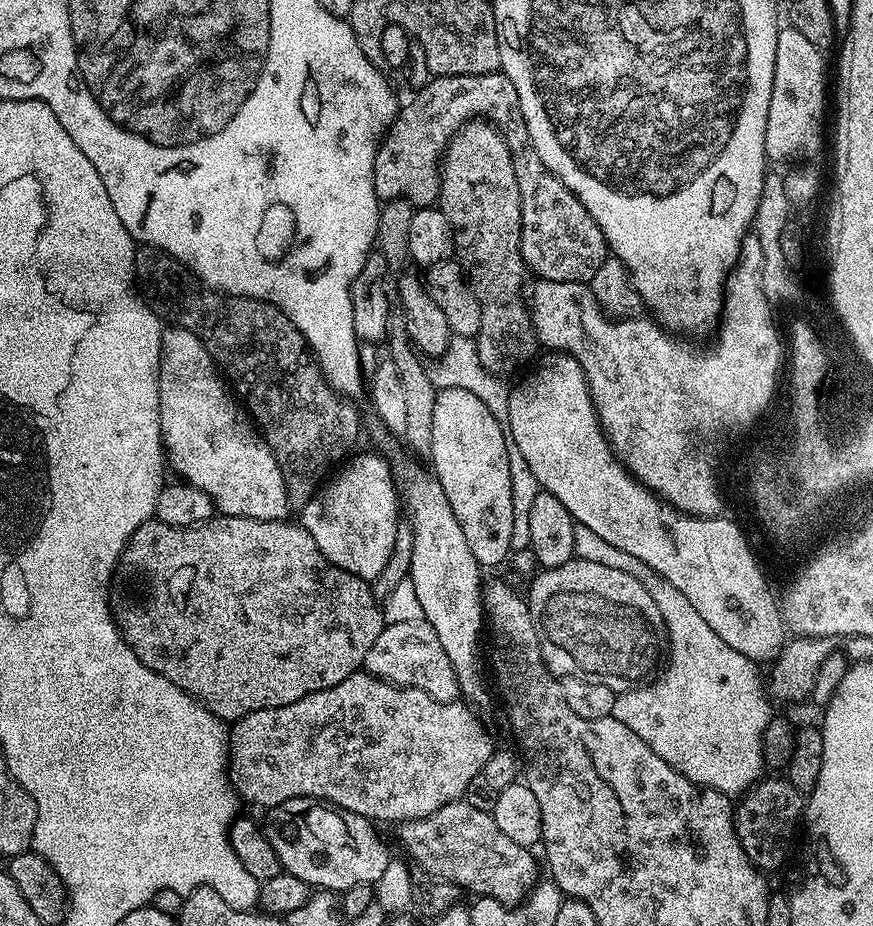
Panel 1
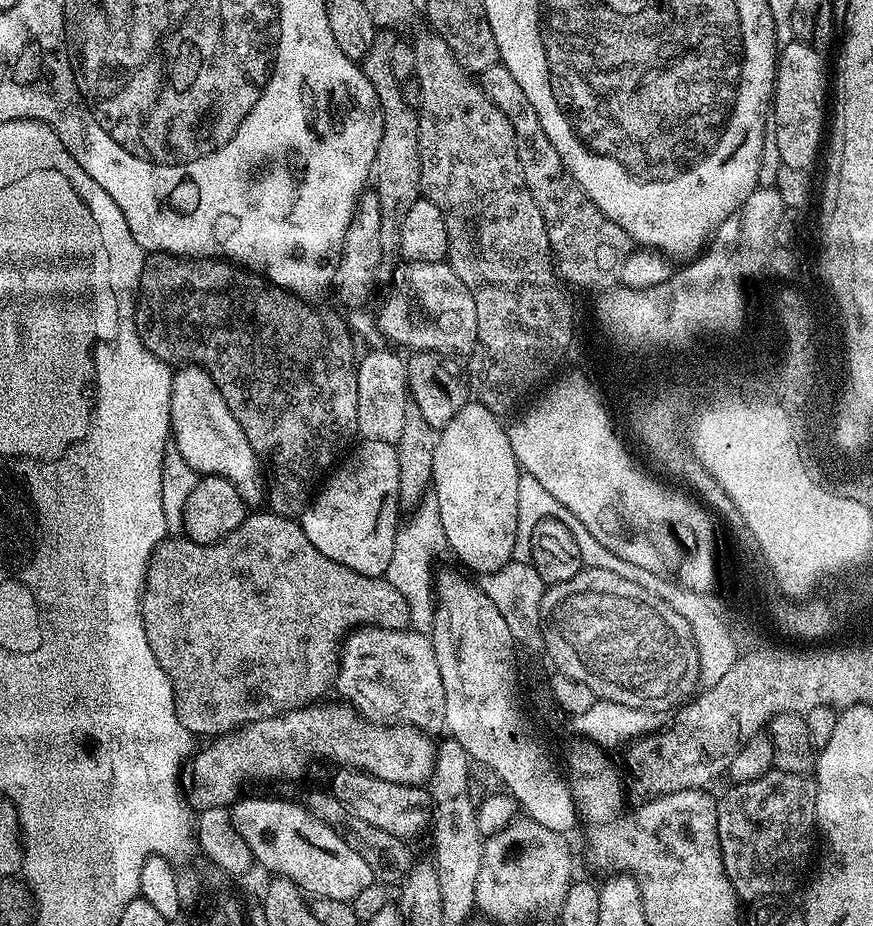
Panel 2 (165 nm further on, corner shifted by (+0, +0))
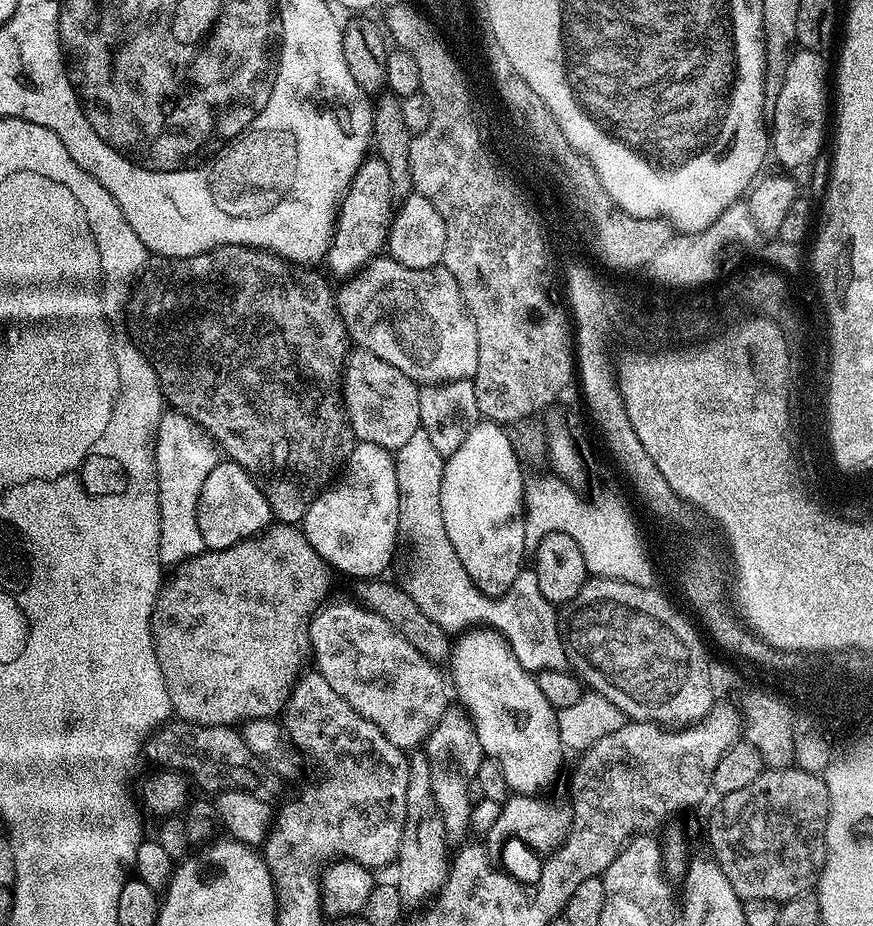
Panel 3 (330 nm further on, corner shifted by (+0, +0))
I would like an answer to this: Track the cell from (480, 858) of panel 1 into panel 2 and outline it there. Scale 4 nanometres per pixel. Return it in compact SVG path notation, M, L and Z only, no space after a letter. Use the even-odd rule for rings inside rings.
M341 769L330 786L330 793L348 810L352 810L365 822L378 826L387 833L396 835L398 839L411 841L412 835L420 836L429 831L430 821L433 819L433 809L420 801L419 787L398 782L379 780L368 772L357 772L355 769Z

